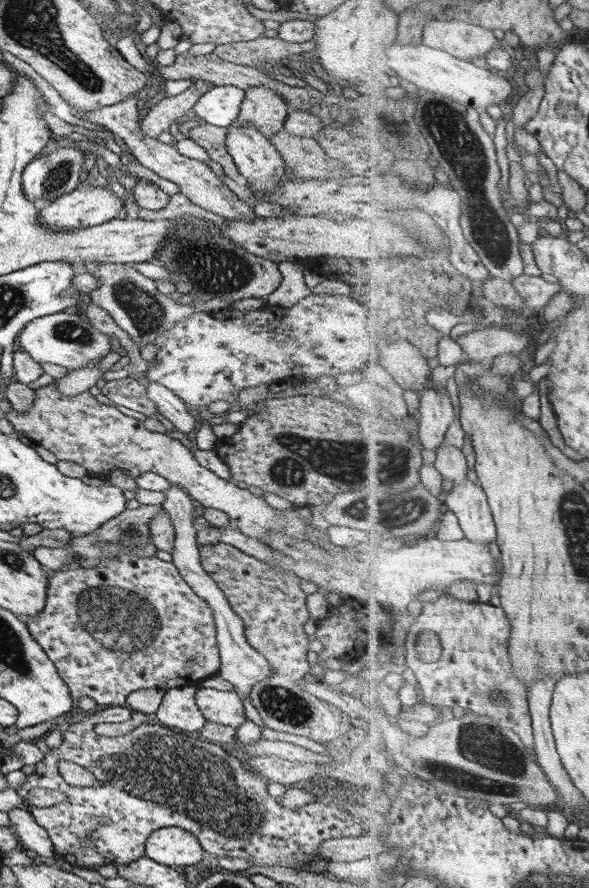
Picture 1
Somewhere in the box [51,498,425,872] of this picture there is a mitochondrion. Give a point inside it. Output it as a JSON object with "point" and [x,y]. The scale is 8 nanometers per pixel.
{"point":[156,770]}

